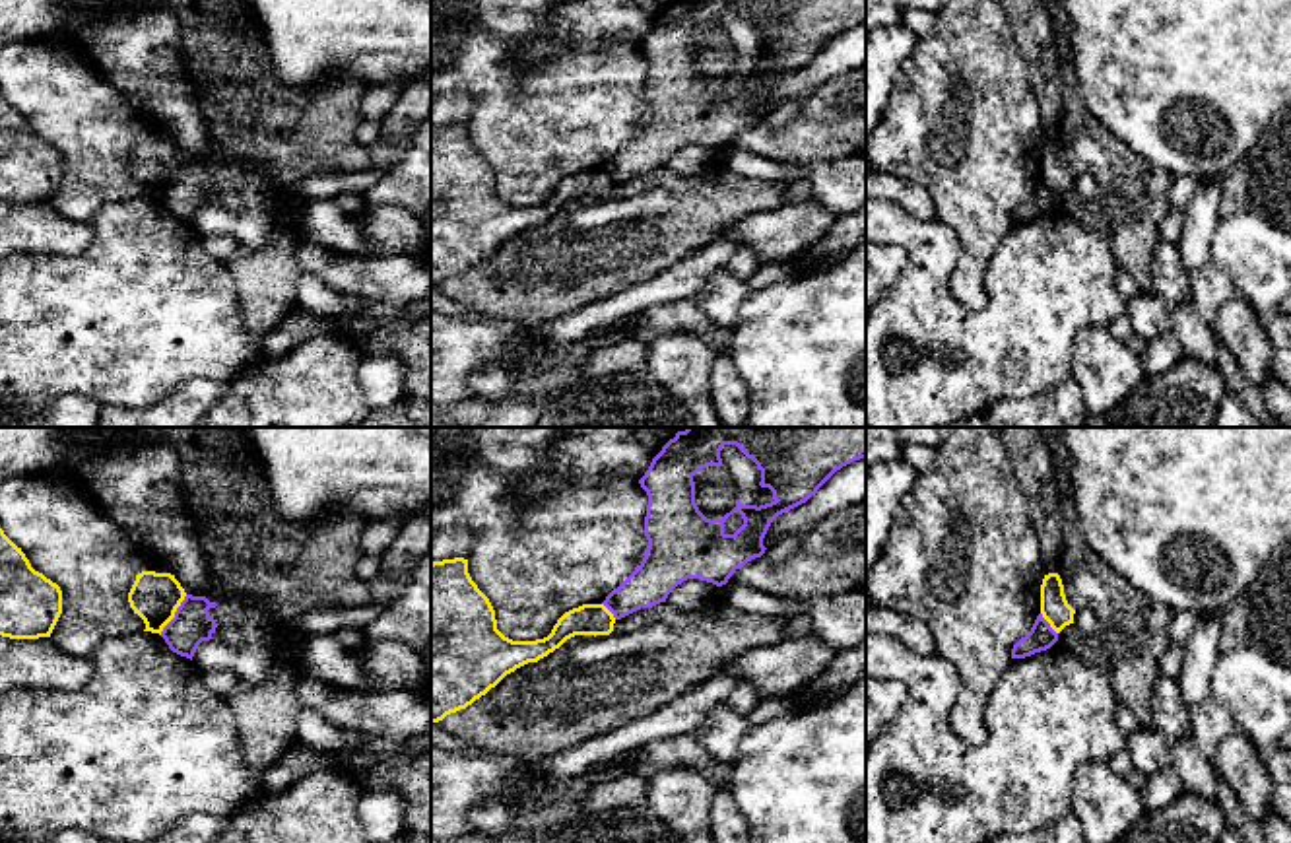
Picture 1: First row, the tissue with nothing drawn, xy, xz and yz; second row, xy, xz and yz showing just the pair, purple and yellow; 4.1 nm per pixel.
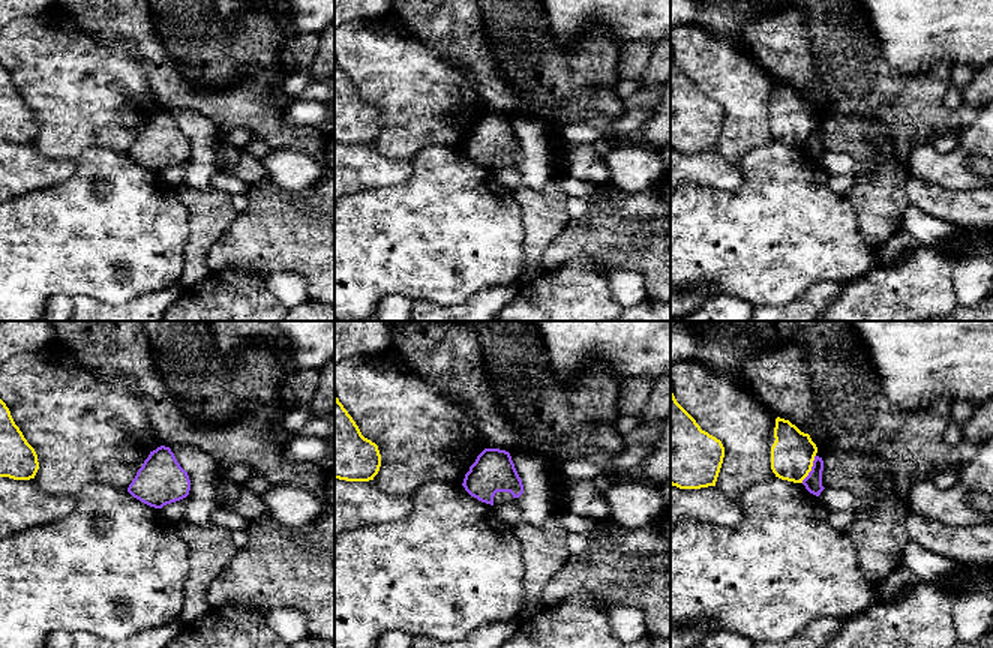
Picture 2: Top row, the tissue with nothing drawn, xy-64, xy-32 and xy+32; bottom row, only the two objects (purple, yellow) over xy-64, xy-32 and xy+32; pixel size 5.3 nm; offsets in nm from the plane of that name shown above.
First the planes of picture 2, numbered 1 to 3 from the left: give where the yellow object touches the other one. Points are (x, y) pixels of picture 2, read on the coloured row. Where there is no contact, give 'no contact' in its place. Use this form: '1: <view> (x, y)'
1: no contact
2: no contact
3: xy+32 (812, 468)

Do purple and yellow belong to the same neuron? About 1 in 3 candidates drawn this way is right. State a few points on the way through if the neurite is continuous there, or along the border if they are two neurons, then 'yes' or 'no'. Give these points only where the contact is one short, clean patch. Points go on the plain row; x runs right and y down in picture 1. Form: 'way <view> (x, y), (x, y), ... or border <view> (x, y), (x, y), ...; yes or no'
border xy (187, 160), (160, 199); no

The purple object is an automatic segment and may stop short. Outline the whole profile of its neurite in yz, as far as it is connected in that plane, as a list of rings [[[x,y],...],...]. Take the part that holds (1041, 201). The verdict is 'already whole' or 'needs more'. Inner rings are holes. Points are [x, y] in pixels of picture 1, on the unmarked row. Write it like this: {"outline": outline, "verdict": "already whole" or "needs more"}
{"outline": [[[1039,179],[1031,196],[1013,210],[1011,223],[1025,223],[1035,218],[1046,216],[1056,206],[1058,198],[1050,192],[1043,179]]], "verdict": "already whole"}

